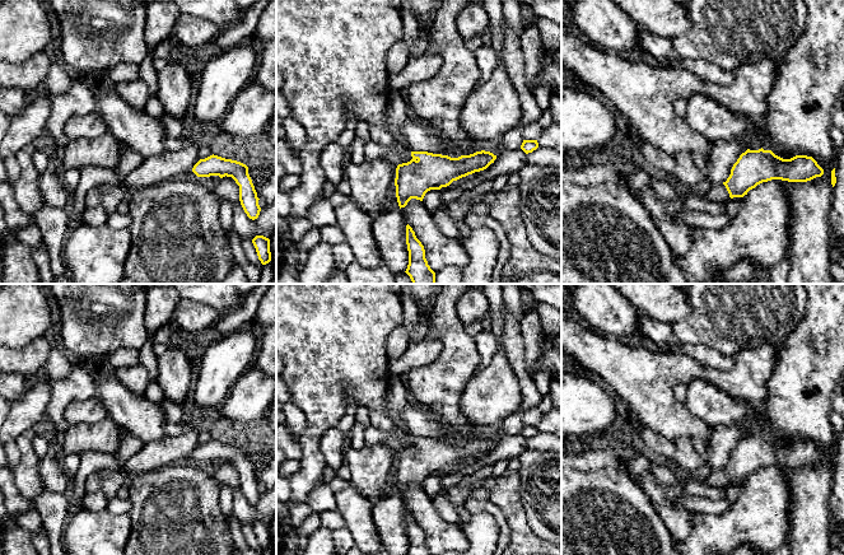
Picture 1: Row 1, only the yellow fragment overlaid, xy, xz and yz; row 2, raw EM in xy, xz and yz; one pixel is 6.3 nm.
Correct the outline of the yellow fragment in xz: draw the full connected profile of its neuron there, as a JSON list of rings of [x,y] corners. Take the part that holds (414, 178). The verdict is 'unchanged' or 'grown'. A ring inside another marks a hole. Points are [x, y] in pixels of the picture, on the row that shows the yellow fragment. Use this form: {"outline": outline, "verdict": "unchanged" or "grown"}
{"outline": [[[411,151],[412,159],[396,168],[396,197],[400,209],[411,199],[423,201],[430,190],[440,190],[453,181],[486,169],[496,155],[490,151],[476,151],[470,155],[451,158],[428,151]]], "verdict": "unchanged"}

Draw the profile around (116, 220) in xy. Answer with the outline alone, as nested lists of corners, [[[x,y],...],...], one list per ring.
[[[112,213],[108,215],[107,225],[112,229],[127,229],[131,224],[129,214]]]

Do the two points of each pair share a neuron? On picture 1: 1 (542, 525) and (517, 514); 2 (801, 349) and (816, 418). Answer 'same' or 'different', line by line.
1: different
2: same

